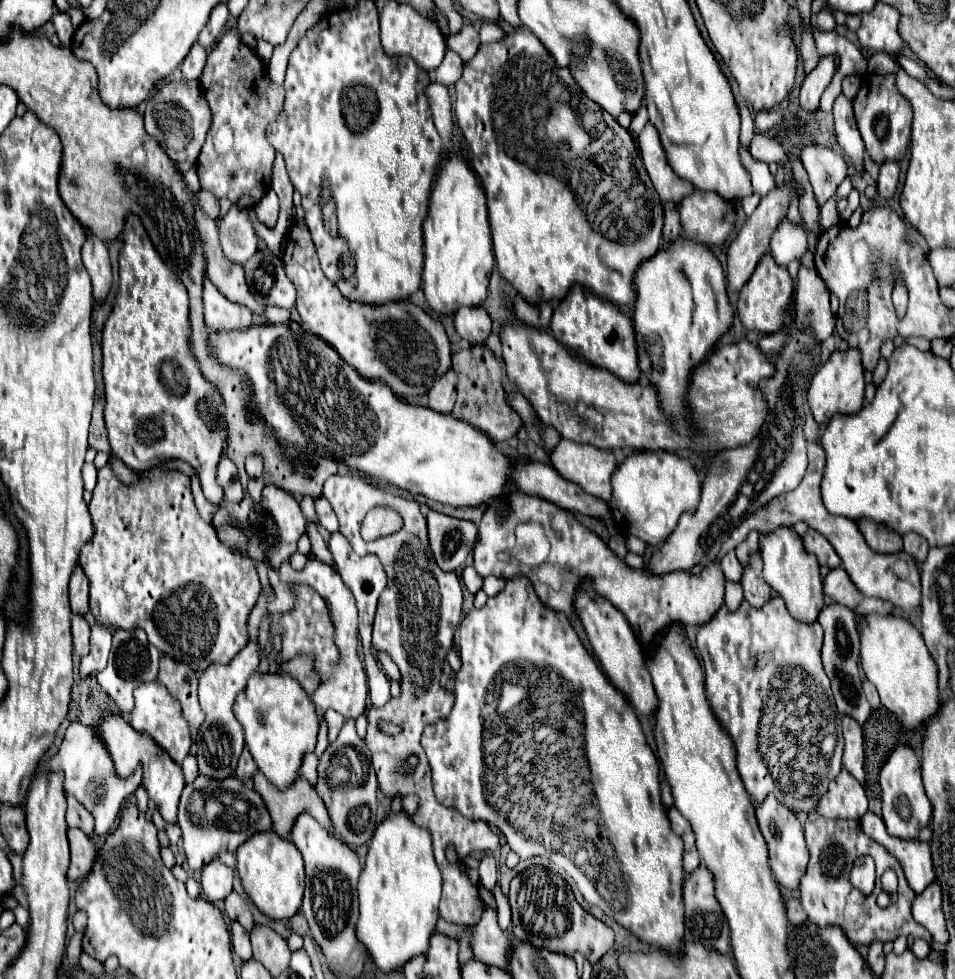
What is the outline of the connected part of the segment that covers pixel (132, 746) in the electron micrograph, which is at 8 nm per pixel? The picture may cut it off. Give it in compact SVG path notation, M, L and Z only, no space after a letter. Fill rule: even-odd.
M118 714L116 716L106 716L102 720L102 724L98 724L96 728L98 728L98 734L104 736L104 742L106 742L108 750L112 752L112 760L114 760L118 776L128 776L136 768L136 764L140 760L142 770L144 770L142 782L144 782L144 786L148 790L148 796L156 804L156 808L162 814L162 818L168 824L176 824L178 822L178 802L180 802L182 788L186 784L184 776L182 776L182 768L176 762L172 762L172 758L168 754L164 754L164 750L160 750L146 734L136 732Z

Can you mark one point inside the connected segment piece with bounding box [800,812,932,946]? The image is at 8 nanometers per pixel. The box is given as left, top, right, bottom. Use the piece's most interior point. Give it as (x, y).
(826, 891)

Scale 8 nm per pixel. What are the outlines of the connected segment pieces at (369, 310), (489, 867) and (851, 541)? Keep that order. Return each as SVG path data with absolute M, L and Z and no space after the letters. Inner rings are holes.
M298 220L290 228L292 252L282 256L286 276L296 286L296 310L302 318L302 328L330 344L344 362L348 362L366 380L380 380L402 398L410 400L426 394L440 376L452 366L448 336L438 320L408 300L368 306L350 302L340 296L340 290L324 276L308 226Z
M484 856L484 860L480 862L480 884L494 894L494 886L498 880L498 864L492 856Z
M806 440L806 450L808 450L808 468L806 468L806 474L802 478L802 482L798 484L796 490L788 492L788 494L780 494L772 500L768 500L760 510L754 510L744 522L740 522L736 526L736 530L732 530L730 538L724 542L722 550L734 550L736 544L740 544L746 534L750 530L756 530L760 534L768 534L780 526L794 526L796 522L806 522L812 530L820 532L826 540L830 540L830 544L834 546L836 554L840 556L842 560L842 568L848 572L848 576L852 578L854 586L864 594L864 596L872 596L872 598L882 598L882 600L888 600L892 602L896 608L902 608L902 610L916 610L920 606L920 570L916 566L916 562L900 552L898 556L894 554L876 554L868 548L868 544L864 542L864 536L860 534L856 522L852 522L850 518L844 518L844 516L832 516L826 508L824 508L824 502L822 502L822 496L820 496L820 482L822 482L822 468L824 468L824 450L818 442L810 442ZM896 560L904 560L908 564L908 574L906 578L898 578L896 572L894 572L894 564Z

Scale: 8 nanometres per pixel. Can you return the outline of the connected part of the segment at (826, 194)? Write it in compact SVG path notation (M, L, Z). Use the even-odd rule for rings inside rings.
M814 142L800 148L800 160L810 176L816 202L822 206L834 194L836 186L848 176L848 164L836 150Z

